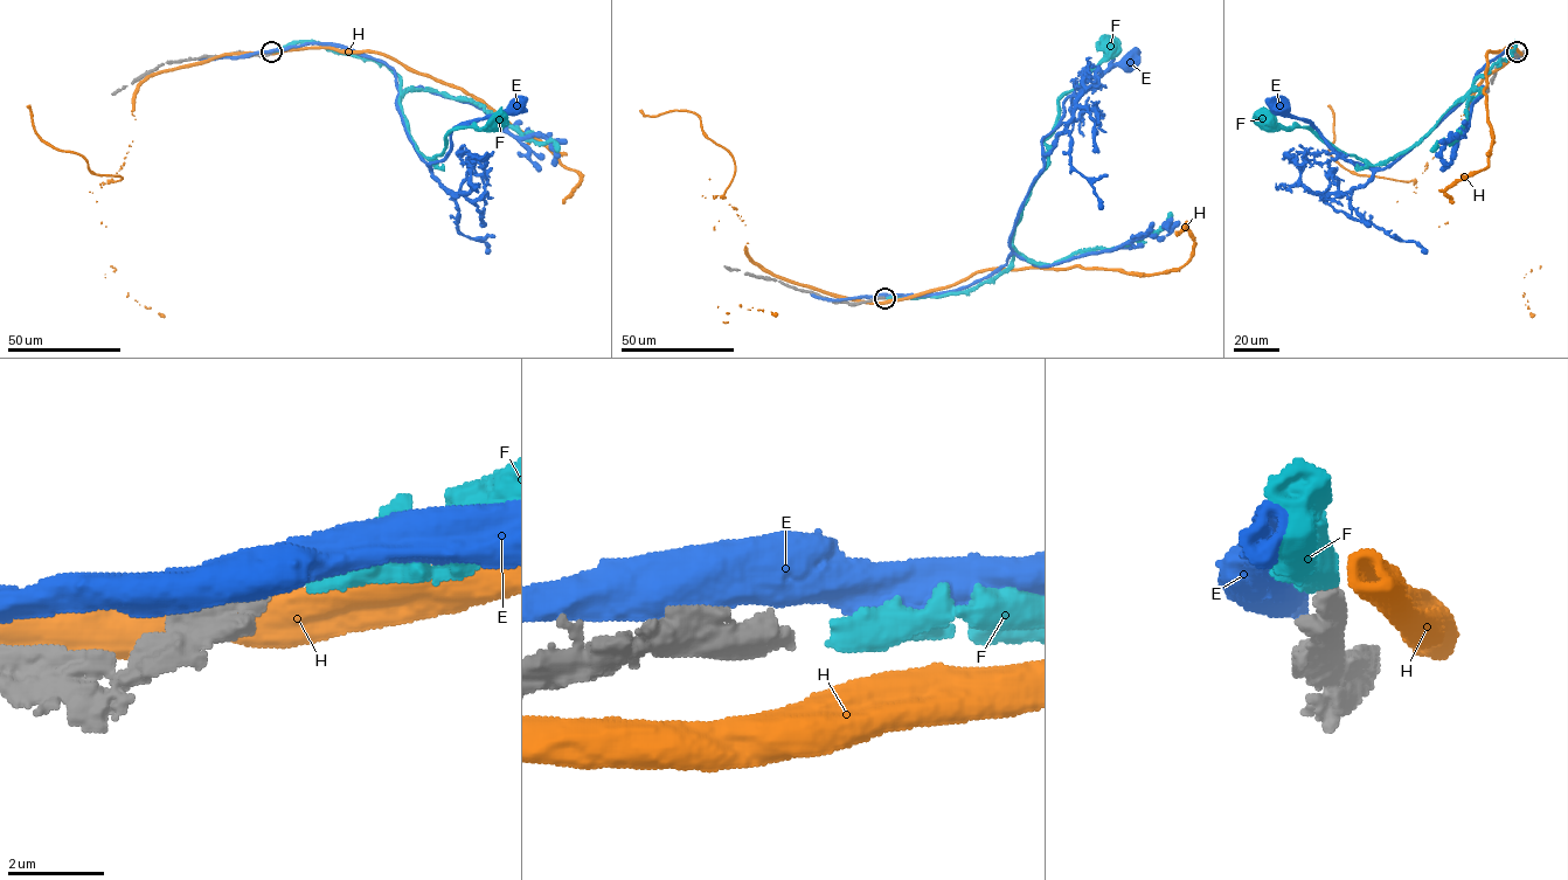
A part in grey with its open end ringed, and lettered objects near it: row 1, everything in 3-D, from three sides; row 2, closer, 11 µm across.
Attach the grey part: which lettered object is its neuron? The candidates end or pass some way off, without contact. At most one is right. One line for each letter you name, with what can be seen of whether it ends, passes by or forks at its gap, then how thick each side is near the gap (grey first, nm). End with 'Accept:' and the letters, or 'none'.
F: it ends there; 440 nm thick on the grey side, 480 nm on the other
Accept: F

